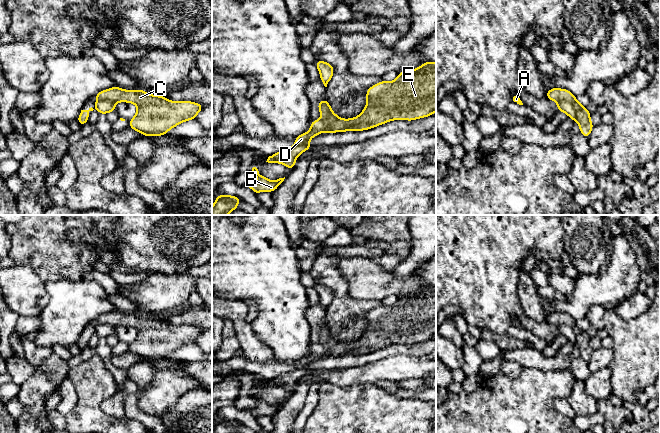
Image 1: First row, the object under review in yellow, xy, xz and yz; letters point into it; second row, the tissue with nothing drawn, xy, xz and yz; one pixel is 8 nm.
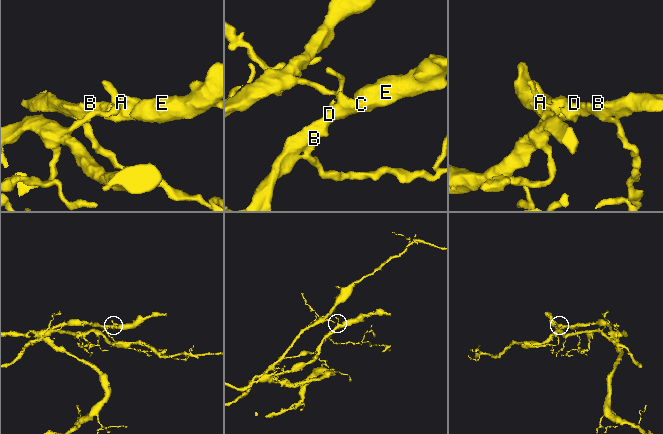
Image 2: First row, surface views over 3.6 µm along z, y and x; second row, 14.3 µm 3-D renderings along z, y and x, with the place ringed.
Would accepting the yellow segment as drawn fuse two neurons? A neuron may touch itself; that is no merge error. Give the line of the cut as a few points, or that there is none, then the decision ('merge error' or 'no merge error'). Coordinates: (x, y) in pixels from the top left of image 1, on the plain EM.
xz (320, 325), (326, 328), (334, 342), (330, 348) | merge error

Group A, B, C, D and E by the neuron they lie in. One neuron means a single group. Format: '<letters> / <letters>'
A / B C D E

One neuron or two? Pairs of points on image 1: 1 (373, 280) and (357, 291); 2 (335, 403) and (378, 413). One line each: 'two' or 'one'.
1: one
2: one

